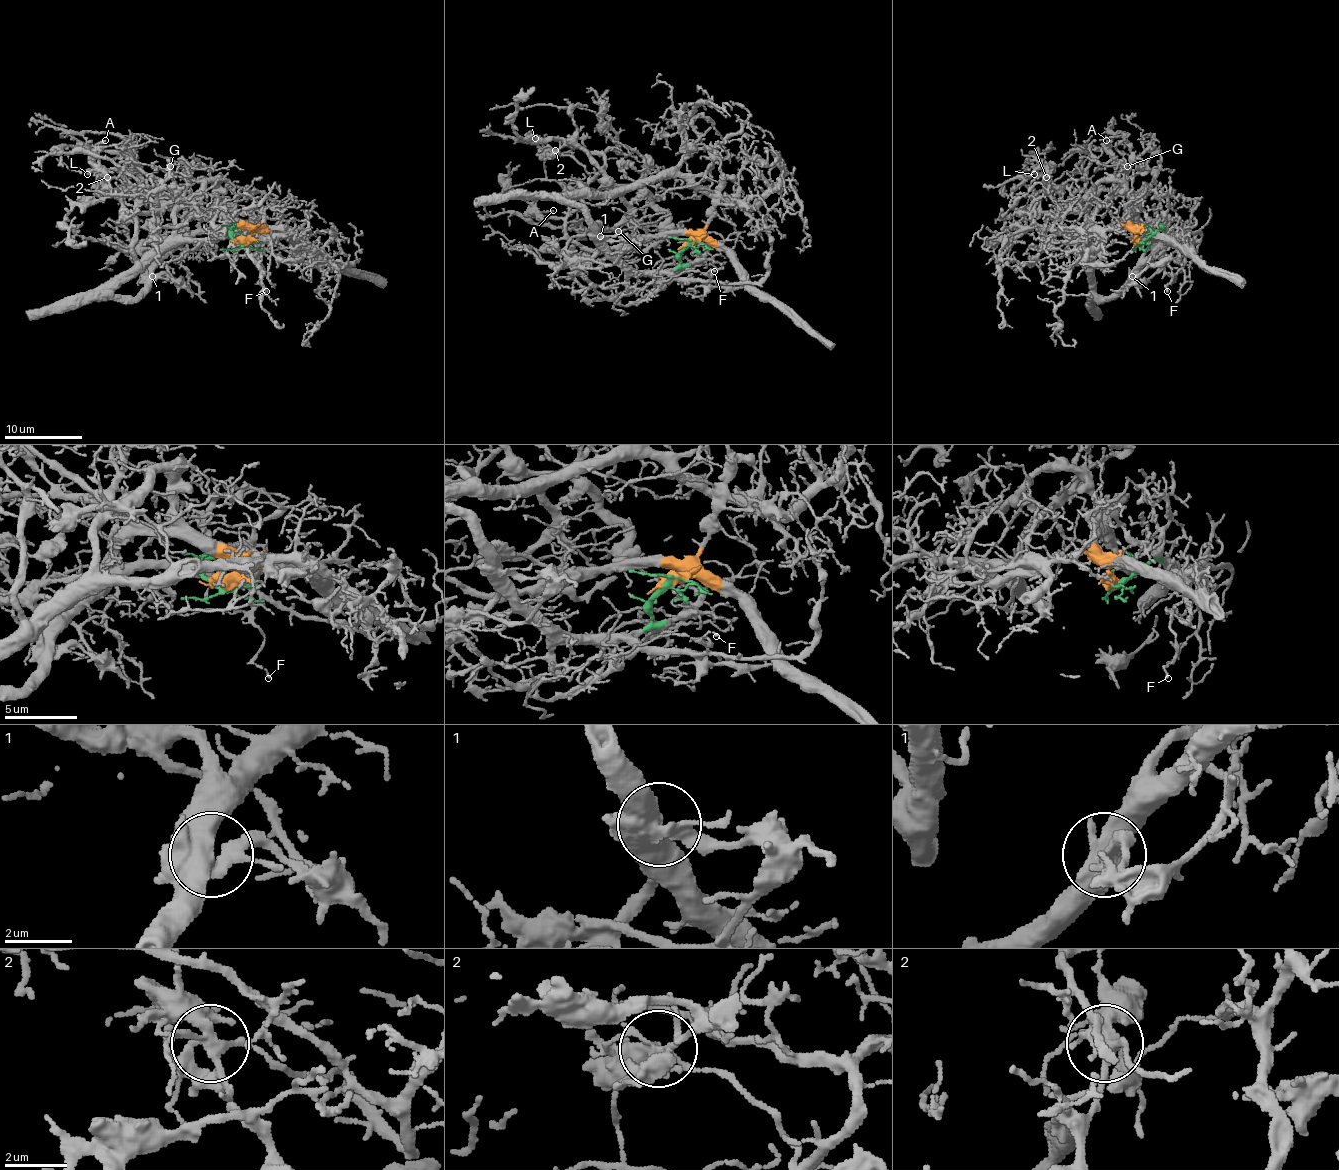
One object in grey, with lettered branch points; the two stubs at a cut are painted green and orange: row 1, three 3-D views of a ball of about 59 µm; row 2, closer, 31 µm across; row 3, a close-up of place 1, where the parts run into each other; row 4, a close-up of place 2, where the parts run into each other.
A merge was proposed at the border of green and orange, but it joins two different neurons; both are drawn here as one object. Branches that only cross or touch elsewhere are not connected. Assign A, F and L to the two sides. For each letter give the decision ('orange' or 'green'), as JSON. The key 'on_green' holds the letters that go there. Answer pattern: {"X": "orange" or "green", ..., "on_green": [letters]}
{"A": "orange", "F": "green", "L": "orange", "on_green": ["F"]}

